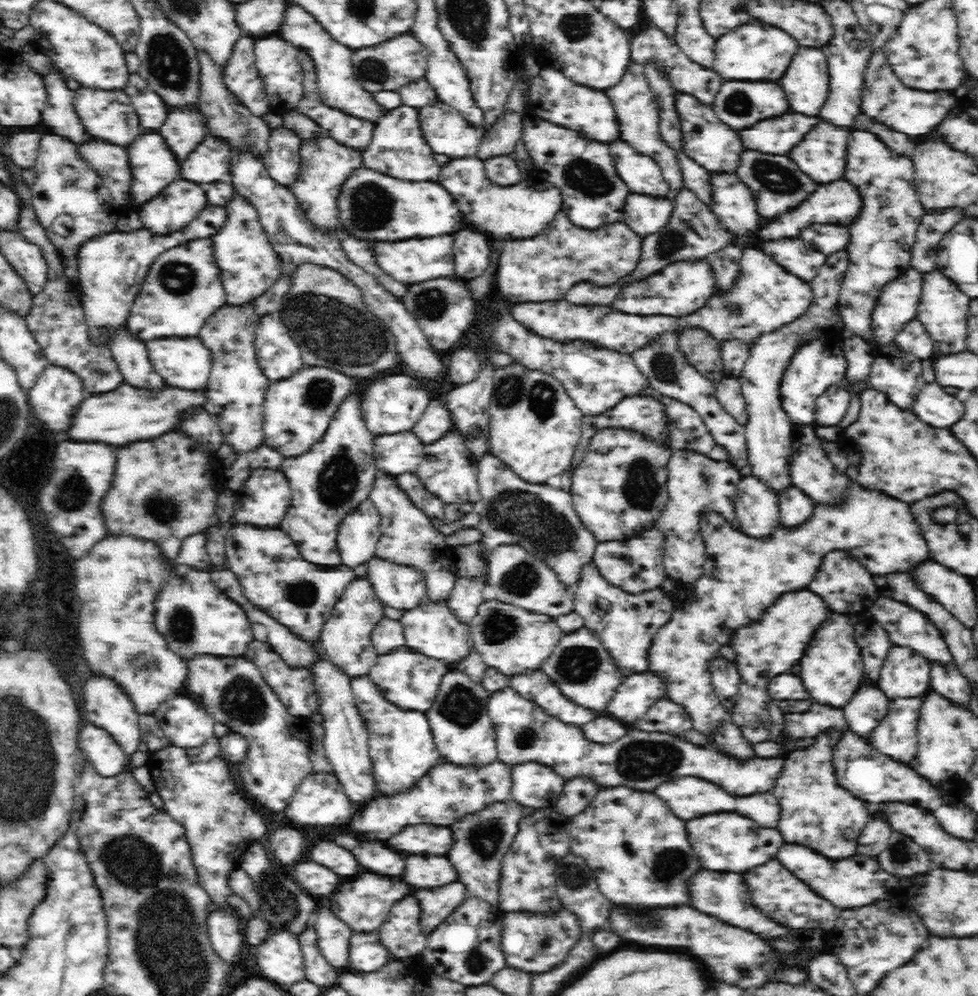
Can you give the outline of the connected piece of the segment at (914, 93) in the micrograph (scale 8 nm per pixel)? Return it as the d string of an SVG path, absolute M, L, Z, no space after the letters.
M874 48L874 54L869 60L868 68L866 68L865 89L862 90L862 112L878 118L882 124L892 126L894 130L900 130L904 134L920 138L920 134L926 134L930 130L934 130L946 116L948 112L956 106L956 98L948 92L924 92L924 90L908 90L906 86L900 84L901 80L891 66L884 60L885 53L882 48Z

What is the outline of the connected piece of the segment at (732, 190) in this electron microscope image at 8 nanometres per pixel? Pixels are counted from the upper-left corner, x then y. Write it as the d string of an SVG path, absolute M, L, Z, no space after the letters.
M712 174L714 204L710 210L726 230L748 236L762 228L764 217L758 213L757 198L750 187L735 174Z

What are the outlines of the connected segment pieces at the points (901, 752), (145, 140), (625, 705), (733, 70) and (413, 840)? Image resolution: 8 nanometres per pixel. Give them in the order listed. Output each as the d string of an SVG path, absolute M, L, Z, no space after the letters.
M894 698L886 718L870 736L870 744L882 754L909 763L917 753L917 726L922 698Z
M144 134L128 150L133 166L134 200L130 206L154 198L162 188L182 178L180 162L162 134Z
M652 669L625 675L623 683L609 702L608 714L614 714L626 722L643 718L654 704L668 697L666 684L666 678L656 675Z
M753 18L750 24L718 38L714 70L720 72L726 80L780 80L786 74L800 45L782 28Z
M430 824L406 826L400 834L394 834L387 840L396 850L419 855L434 854L434 856L446 856L455 842L450 827Z

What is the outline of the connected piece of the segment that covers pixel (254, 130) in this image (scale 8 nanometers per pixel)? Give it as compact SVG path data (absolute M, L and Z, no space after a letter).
M198 49L196 58L199 62L199 89L196 103L208 119L206 134L225 138L234 150L240 150L242 146L248 146L251 151L262 155L262 152L268 150L270 125L266 123L264 117L252 114L252 111L240 102L240 99L232 91L228 90L222 76L222 68L212 60L210 54L206 53L205 50Z

